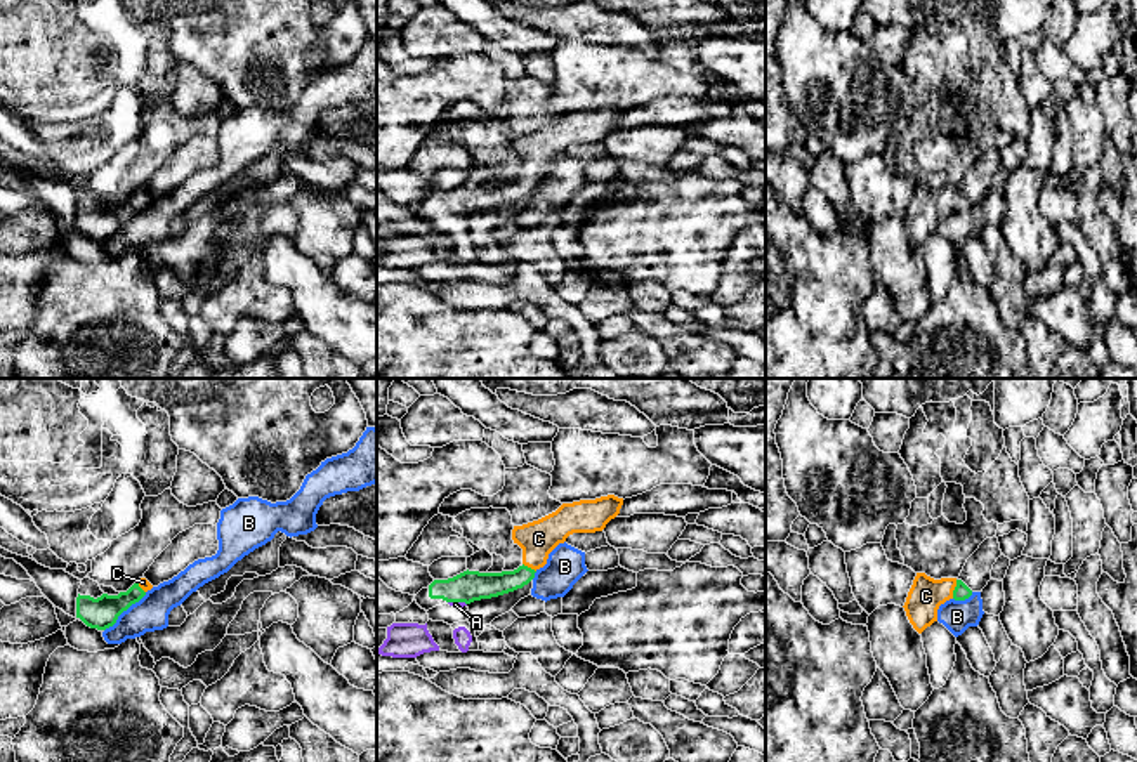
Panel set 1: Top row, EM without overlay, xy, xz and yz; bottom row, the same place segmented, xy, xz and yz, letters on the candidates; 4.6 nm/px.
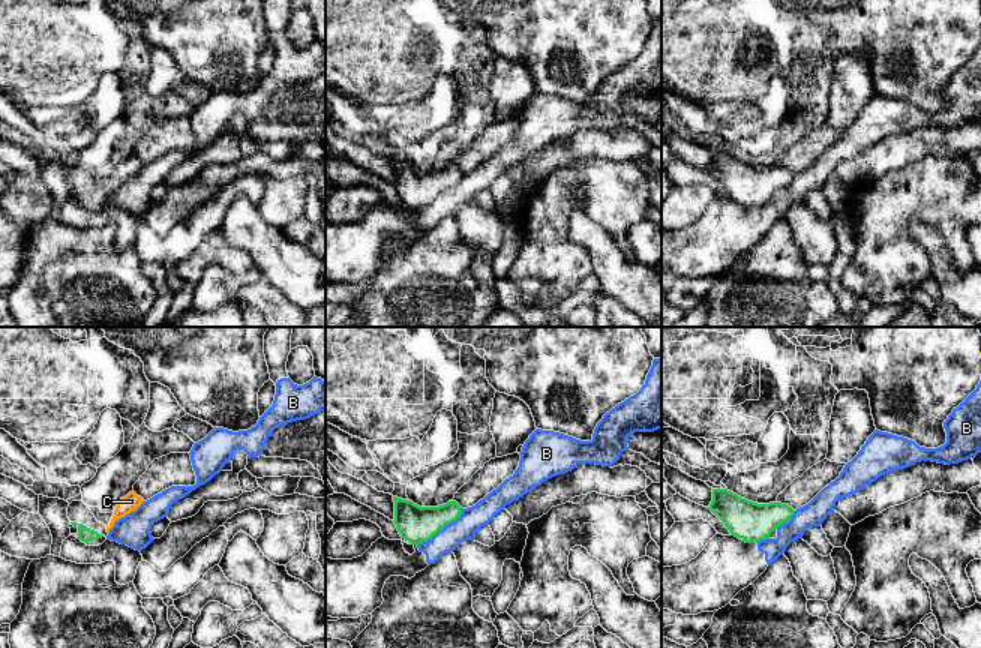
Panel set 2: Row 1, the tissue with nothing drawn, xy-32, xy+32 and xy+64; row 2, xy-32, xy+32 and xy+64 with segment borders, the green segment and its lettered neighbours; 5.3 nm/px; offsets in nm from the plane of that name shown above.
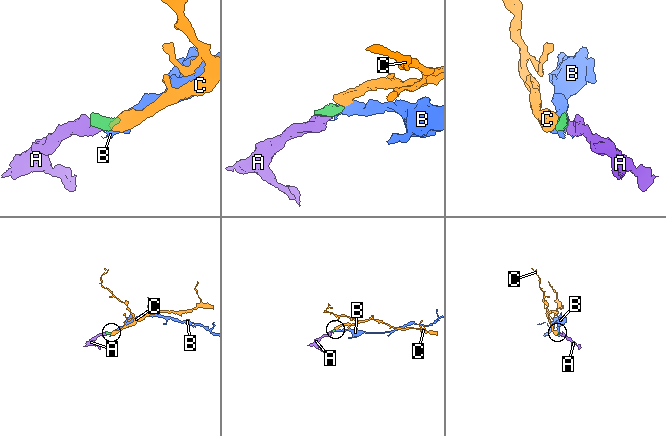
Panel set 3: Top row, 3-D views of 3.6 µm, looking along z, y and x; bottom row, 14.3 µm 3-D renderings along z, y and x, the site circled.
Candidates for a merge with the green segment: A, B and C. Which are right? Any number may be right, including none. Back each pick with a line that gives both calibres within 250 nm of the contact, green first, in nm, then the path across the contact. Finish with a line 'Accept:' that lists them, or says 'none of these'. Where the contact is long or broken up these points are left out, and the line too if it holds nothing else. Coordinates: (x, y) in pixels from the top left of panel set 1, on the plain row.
A: Thickness 140 nm (green) against 30 nm. Path across: xz (471, 197), (457, 212), (455, 216)
C: Thickness 70 nm (green) against 160 nm. Path across: yz (960, 203), (955, 200), (943, 200), (926, 207)
Accept: A, C

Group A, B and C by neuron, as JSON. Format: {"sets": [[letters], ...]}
{"sets": [["A", "C"], ["B"]]}

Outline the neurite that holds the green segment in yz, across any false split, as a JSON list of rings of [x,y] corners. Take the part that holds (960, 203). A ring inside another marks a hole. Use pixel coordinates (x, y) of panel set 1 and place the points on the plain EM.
[[[917,184],[908,203],[904,222],[913,240],[922,245],[937,233],[937,220],[950,210],[965,212],[972,201],[956,189],[934,191],[925,184]]]

